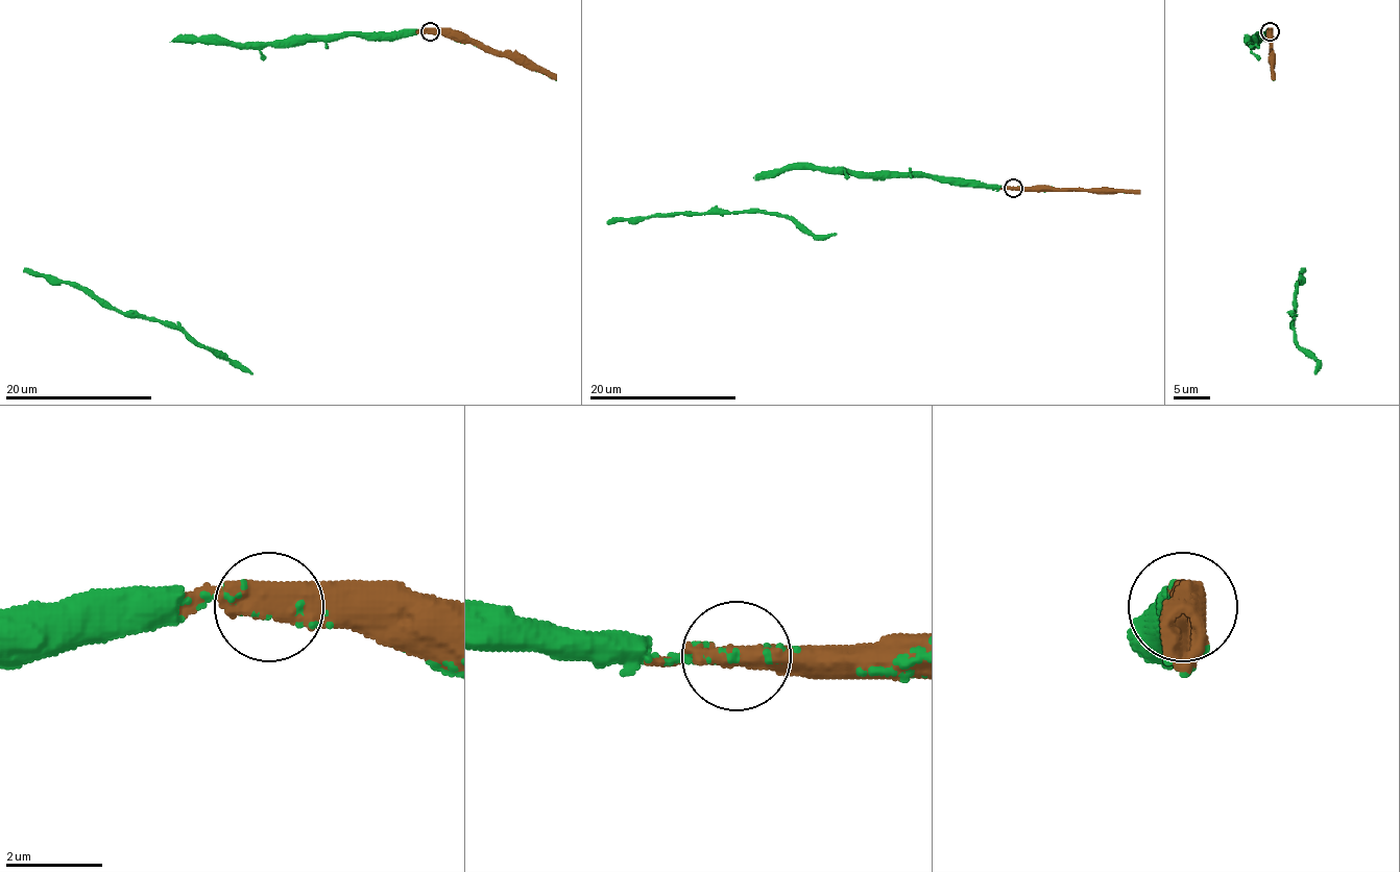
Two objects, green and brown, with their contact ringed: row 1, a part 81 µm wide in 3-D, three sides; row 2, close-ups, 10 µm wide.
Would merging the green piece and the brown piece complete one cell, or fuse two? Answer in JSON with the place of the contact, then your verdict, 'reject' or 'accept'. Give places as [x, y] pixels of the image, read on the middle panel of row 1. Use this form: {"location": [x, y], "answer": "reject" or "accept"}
{"location": [1013, 188], "answer": "accept"}

